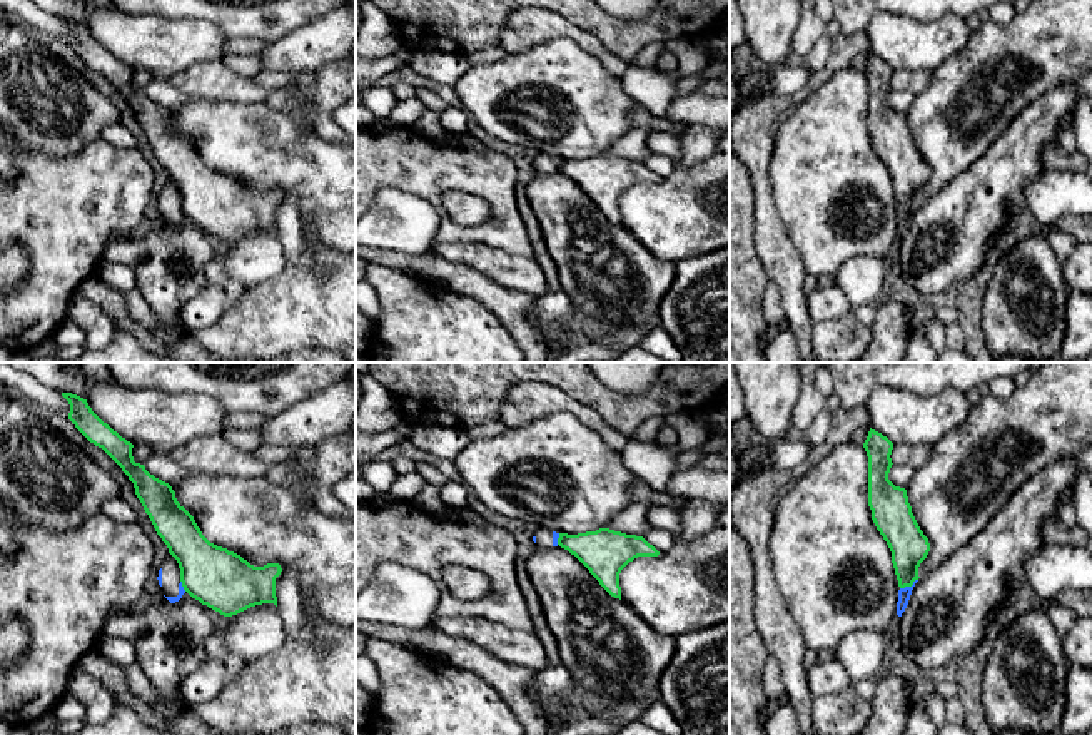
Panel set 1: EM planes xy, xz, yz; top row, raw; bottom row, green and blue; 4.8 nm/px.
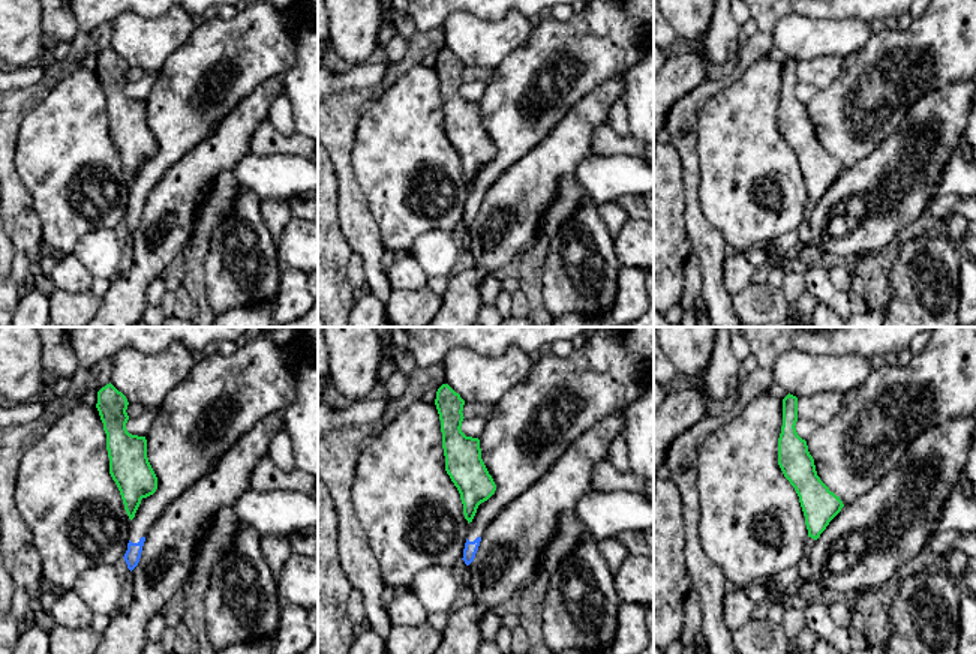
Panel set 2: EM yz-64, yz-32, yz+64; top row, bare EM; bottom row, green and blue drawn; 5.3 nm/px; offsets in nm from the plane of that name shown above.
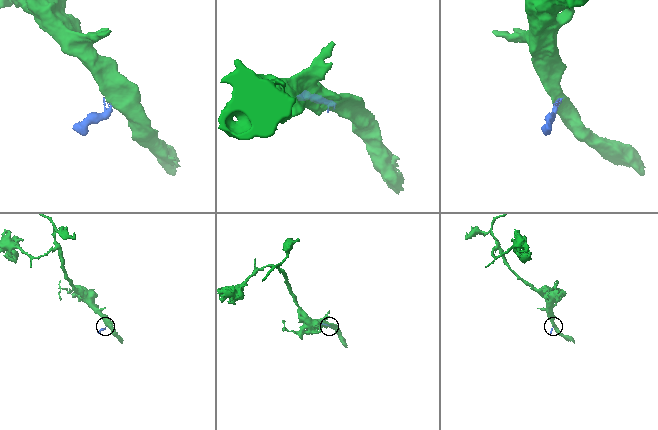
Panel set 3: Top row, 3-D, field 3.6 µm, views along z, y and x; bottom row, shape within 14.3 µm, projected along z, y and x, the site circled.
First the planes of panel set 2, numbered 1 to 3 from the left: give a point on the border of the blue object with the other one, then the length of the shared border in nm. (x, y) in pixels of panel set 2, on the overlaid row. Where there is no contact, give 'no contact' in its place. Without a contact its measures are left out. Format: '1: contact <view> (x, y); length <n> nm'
1: no contact
2: no contact
3: no contact

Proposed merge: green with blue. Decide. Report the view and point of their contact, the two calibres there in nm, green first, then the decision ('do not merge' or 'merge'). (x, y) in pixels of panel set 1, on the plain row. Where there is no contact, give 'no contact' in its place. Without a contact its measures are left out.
contact yz (909, 211); calibres 180 and 60 nm; do not merge

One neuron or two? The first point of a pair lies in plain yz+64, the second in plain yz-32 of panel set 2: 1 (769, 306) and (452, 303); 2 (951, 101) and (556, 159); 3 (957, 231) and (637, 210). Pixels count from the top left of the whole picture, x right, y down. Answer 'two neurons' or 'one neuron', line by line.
1: two neurons
2: one neuron
3: two neurons

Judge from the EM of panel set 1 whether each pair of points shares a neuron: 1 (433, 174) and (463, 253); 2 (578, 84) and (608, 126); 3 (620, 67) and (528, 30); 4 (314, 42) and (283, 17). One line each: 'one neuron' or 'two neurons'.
1: two neurons
2: one neuron
3: one neuron
4: two neurons

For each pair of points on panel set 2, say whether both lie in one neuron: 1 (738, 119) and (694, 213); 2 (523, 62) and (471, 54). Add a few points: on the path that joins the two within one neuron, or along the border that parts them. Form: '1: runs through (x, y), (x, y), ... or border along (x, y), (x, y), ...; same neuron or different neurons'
1: border along (699, 167), (699, 206), (720, 231); different neurons
2: border along (529, 35), (495, 71); different neurons

